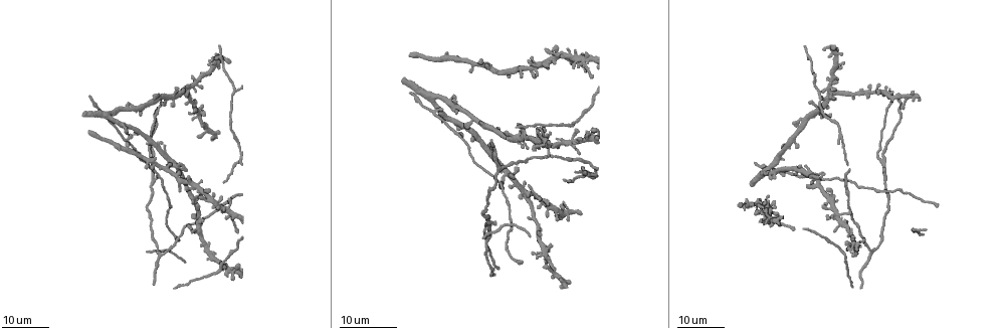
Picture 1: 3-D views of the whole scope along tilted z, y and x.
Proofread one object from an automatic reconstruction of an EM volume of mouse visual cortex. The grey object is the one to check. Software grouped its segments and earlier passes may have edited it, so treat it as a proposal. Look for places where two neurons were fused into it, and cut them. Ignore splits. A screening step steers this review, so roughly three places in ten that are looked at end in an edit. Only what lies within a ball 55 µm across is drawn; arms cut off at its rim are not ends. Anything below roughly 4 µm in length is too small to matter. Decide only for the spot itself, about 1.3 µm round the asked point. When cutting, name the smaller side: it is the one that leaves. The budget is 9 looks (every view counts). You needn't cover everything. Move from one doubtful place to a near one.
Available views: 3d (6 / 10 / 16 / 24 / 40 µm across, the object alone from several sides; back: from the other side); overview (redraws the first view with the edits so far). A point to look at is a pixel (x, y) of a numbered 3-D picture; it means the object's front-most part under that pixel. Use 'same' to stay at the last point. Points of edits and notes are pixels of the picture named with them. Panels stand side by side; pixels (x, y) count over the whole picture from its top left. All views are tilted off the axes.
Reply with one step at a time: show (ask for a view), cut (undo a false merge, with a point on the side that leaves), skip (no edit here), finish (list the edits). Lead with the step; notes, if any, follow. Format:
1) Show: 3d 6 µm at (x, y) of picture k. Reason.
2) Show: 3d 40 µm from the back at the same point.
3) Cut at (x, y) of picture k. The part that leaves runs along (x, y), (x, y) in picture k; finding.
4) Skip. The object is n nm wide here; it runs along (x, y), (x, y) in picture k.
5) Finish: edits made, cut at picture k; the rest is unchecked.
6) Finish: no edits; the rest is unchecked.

Show: 3d 16 µm at (868, 250) of picture 1. Narrows sharply.

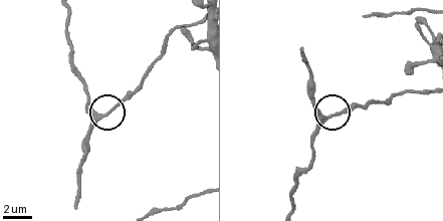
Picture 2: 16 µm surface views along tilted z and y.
Show: 3d 10 µm at (334, 115) of picture 2.

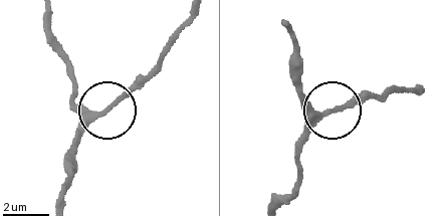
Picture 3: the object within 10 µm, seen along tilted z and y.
Skip. The object is 190 nm wide here; one neuron here.

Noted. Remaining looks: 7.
Show: 3d 24 µm at (850, 211) of picture 1. Branch point.

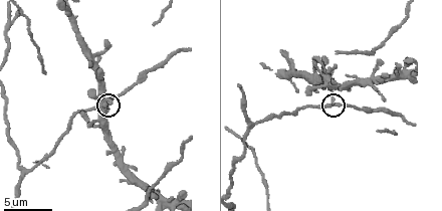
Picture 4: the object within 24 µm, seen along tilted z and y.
Show: 3d 10 µm at (330, 104) of picture 4.

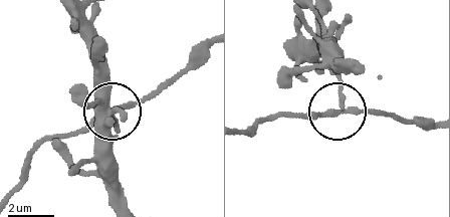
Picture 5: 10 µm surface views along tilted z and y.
Skip. The side arm is 12 µm long; 3 arms meet here; one neuron here.

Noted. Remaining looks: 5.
Show: 3d 24 µm at (838, 129) of picture 1. Sudden change in width.

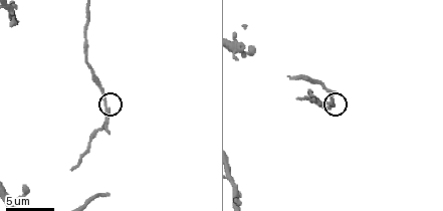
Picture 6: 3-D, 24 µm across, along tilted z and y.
Show: 3d 6 µm at (107, 108) of picture 6. Zoom in.

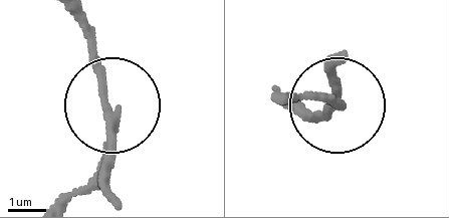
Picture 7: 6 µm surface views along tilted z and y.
Cut at (324, 93) of picture 7. The part that leaves runs along (116, 135), (67, 200) in picture 7; two neurons meet here.

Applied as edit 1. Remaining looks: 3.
Show: 3d 16 µm at (427, 110) of picture 1.

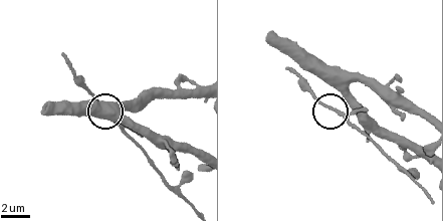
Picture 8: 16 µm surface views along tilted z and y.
Show: 3d 10 µm at (333, 111) of picture 8. Zoom in.

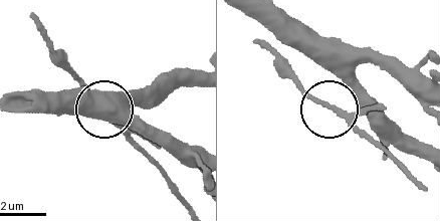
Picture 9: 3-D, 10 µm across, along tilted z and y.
Skip. 3 arms meet here; continuous, no second neuron.

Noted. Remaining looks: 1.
Finish: edits made, cut at picture 7; the rest is unchecked.

